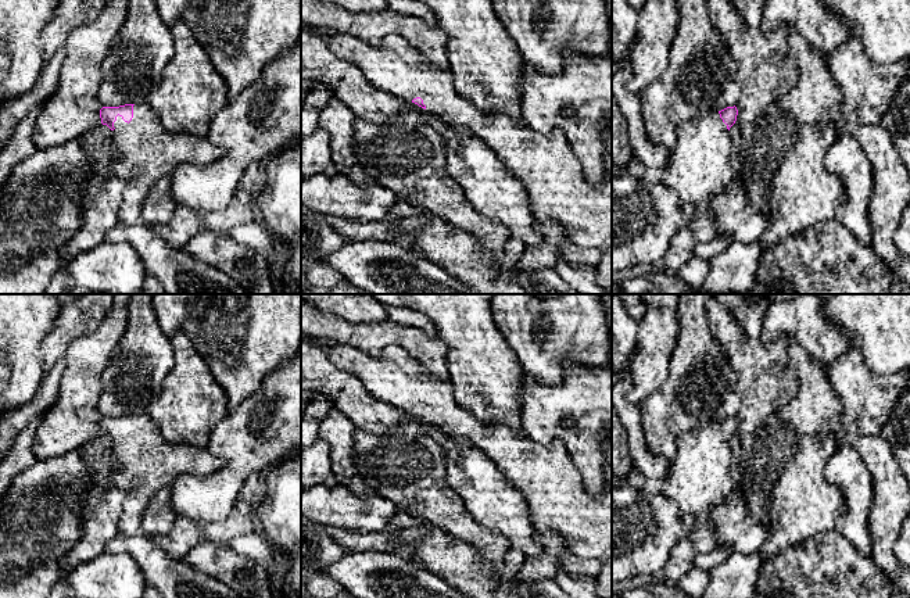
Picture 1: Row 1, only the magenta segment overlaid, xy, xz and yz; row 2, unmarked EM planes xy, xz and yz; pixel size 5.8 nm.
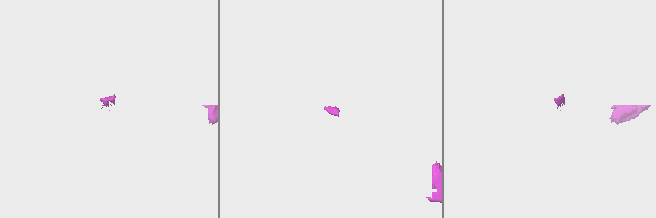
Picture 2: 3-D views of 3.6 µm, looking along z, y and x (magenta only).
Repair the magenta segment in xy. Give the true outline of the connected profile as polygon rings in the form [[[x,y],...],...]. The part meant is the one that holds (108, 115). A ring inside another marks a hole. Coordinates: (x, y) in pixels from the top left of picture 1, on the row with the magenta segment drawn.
[[[146,100],[103,107],[100,118],[112,130],[108,142],[112,160],[101,173],[126,183],[118,211],[121,225],[141,222],[150,190],[179,165],[208,165],[222,155],[207,137],[166,130]]]

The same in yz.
[[[734,105],[681,122],[676,129],[677,142],[671,150],[670,161],[656,175],[663,185],[676,191],[681,207],[691,204],[695,208],[695,221],[691,228],[696,241],[709,241],[716,237],[716,221],[710,203],[721,194],[735,173],[730,164],[731,135],[728,130],[735,123],[737,115],[738,110]]]

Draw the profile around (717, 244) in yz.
[[[730,234],[714,237],[709,241],[696,241],[695,257],[710,259],[716,254],[721,253],[730,243],[732,243],[732,237]]]

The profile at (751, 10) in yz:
[[[728,0],[746,24],[759,28],[767,0]]]

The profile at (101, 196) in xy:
[[[101,172],[90,176],[83,187],[82,228],[62,247],[65,262],[105,241],[107,233],[118,225],[118,211],[126,183],[105,178]]]

